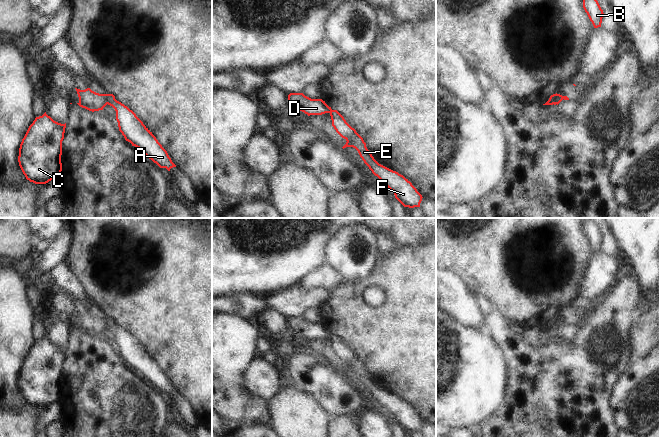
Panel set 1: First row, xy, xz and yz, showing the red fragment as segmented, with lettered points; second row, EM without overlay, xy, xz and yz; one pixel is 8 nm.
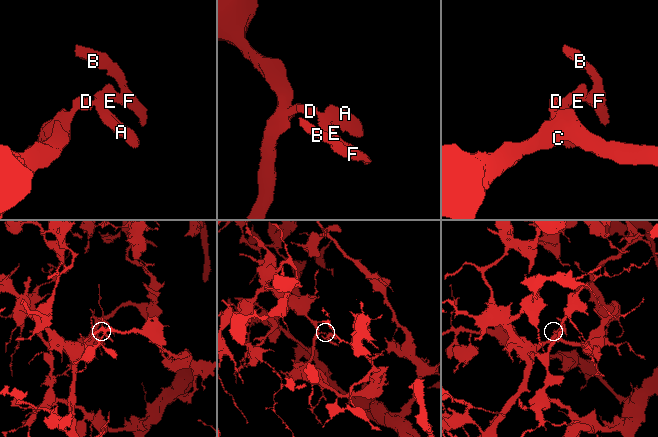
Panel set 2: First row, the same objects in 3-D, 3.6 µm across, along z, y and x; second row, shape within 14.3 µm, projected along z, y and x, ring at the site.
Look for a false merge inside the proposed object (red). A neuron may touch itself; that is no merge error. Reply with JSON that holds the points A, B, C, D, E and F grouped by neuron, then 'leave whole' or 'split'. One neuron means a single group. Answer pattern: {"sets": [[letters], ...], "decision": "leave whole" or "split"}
{"sets": [["A", "B", "E", "F"], ["C", "D"]], "decision": "split"}

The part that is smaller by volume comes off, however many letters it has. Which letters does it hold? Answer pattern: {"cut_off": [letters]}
{"cut_off": ["A", "B", "E", "F"]}

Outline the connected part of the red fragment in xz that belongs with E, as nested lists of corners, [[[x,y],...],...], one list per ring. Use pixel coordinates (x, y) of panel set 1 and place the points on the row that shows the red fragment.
[[[332,110],[330,116],[332,126],[336,132],[347,141],[342,148],[355,148],[372,173],[394,192],[395,198],[404,207],[420,207],[423,197],[412,183],[398,172],[379,164],[367,149],[363,138],[346,122],[337,110]]]

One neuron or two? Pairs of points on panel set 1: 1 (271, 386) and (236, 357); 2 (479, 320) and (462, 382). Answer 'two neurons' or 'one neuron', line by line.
1: two neurons
2: two neurons

